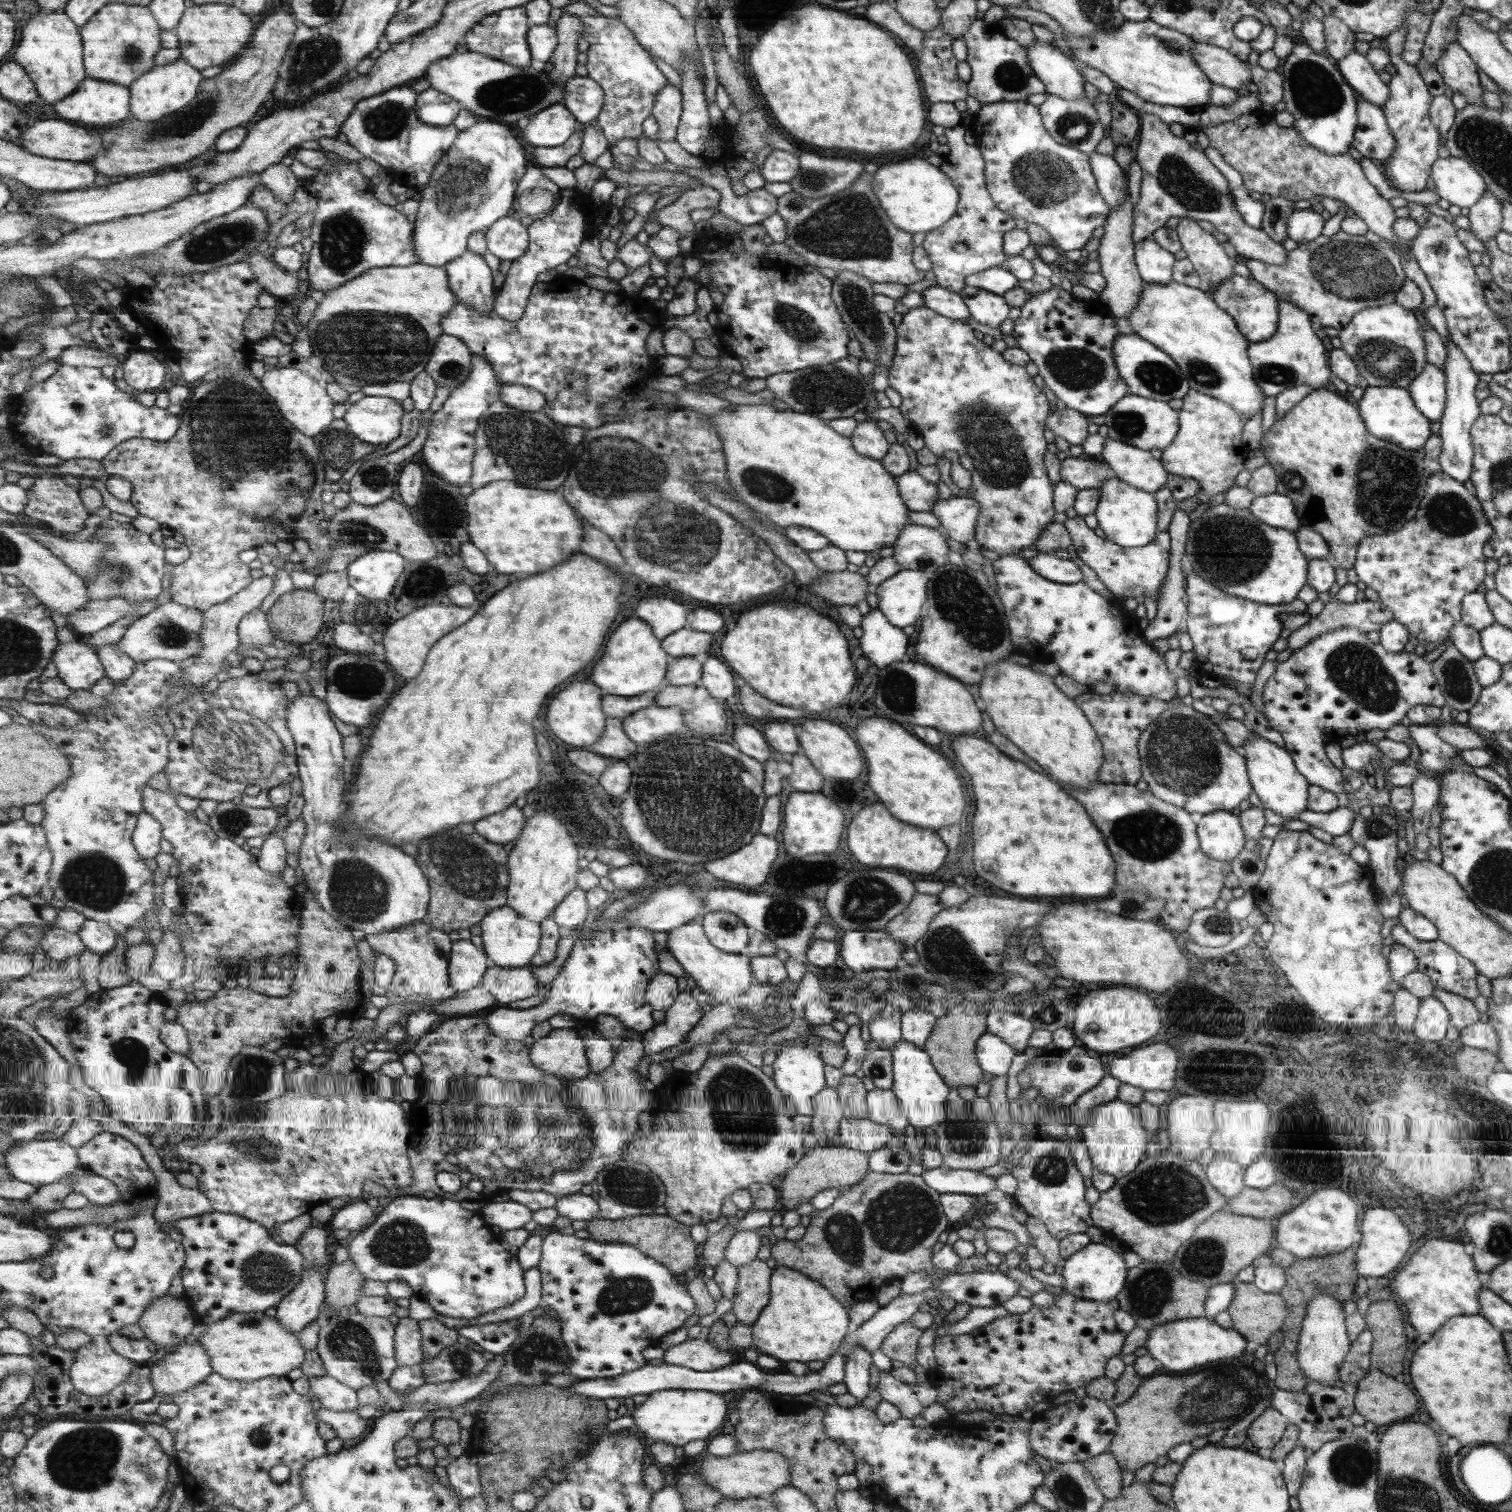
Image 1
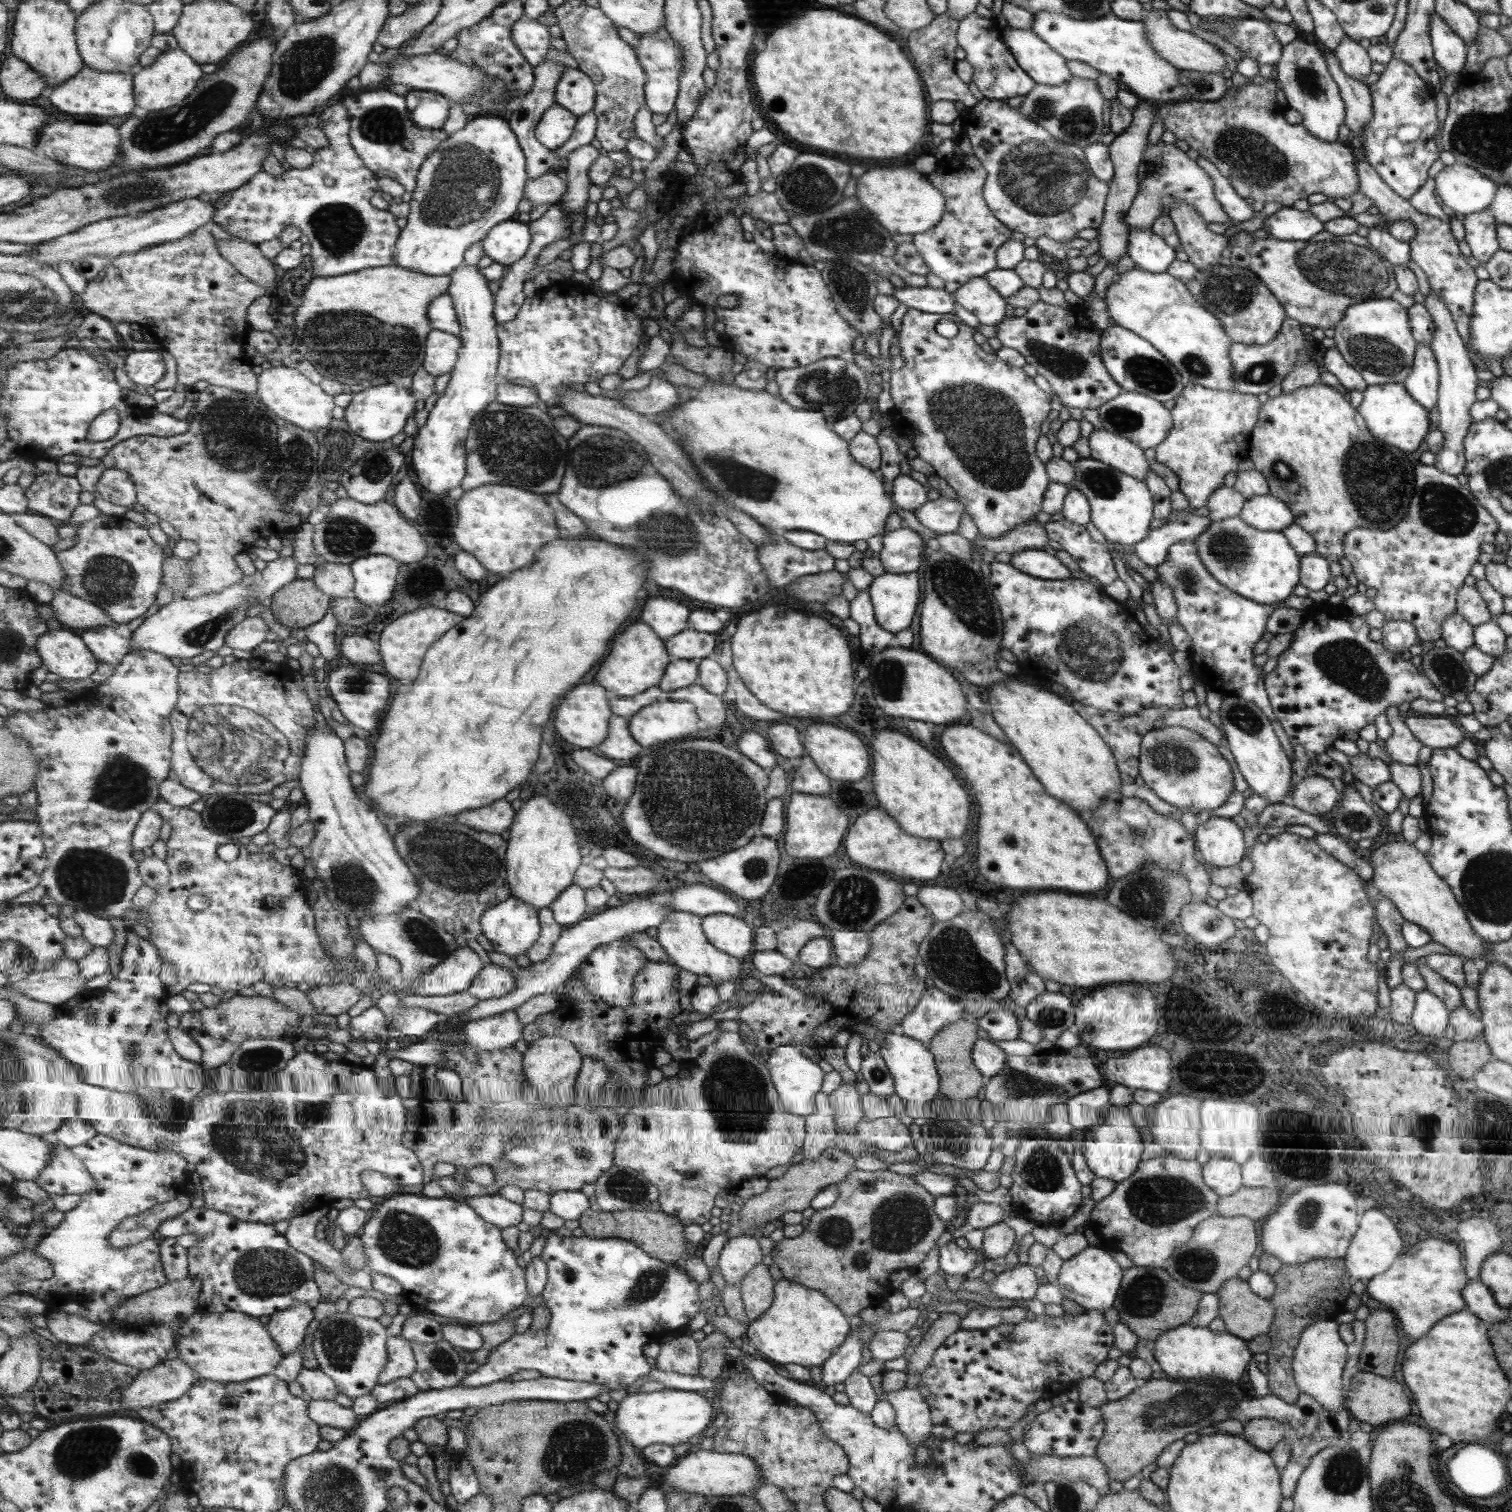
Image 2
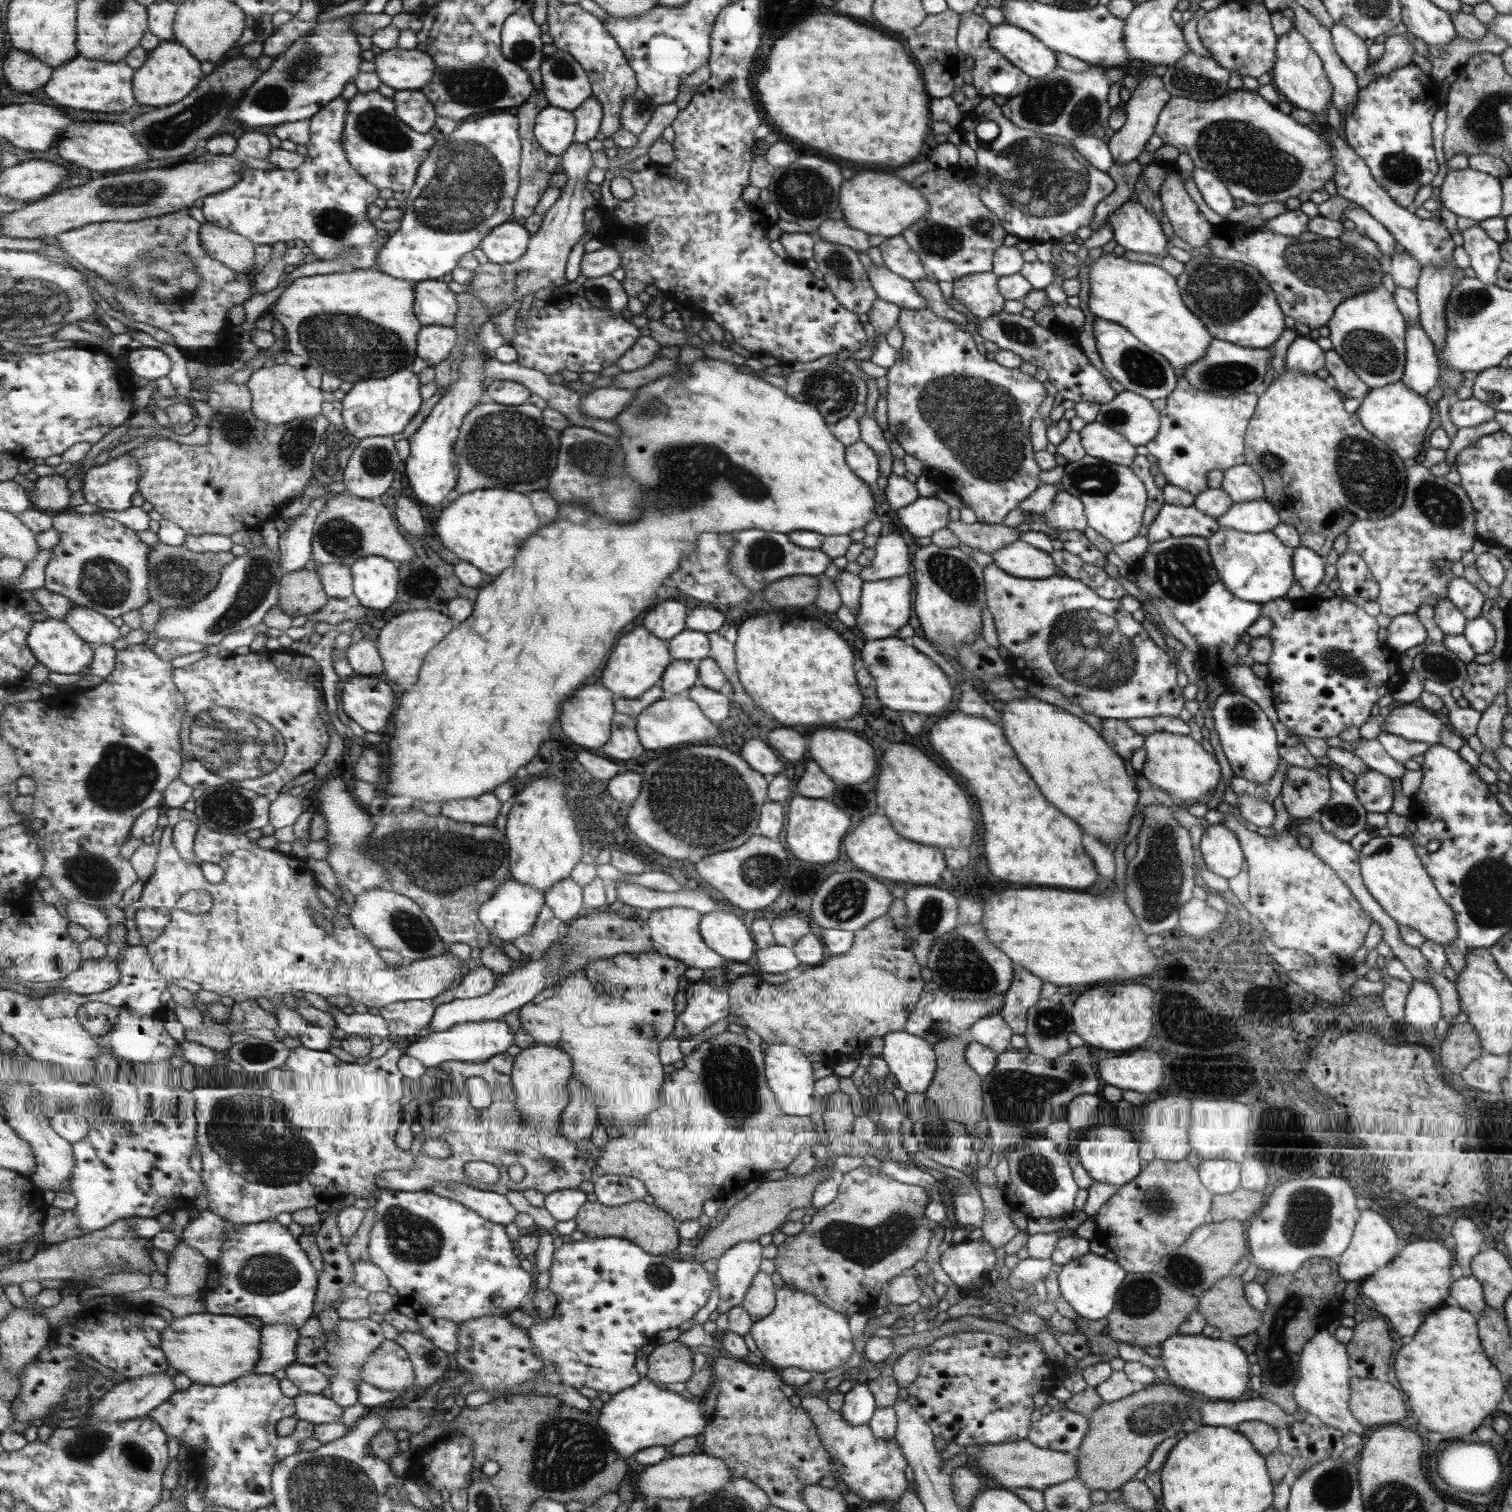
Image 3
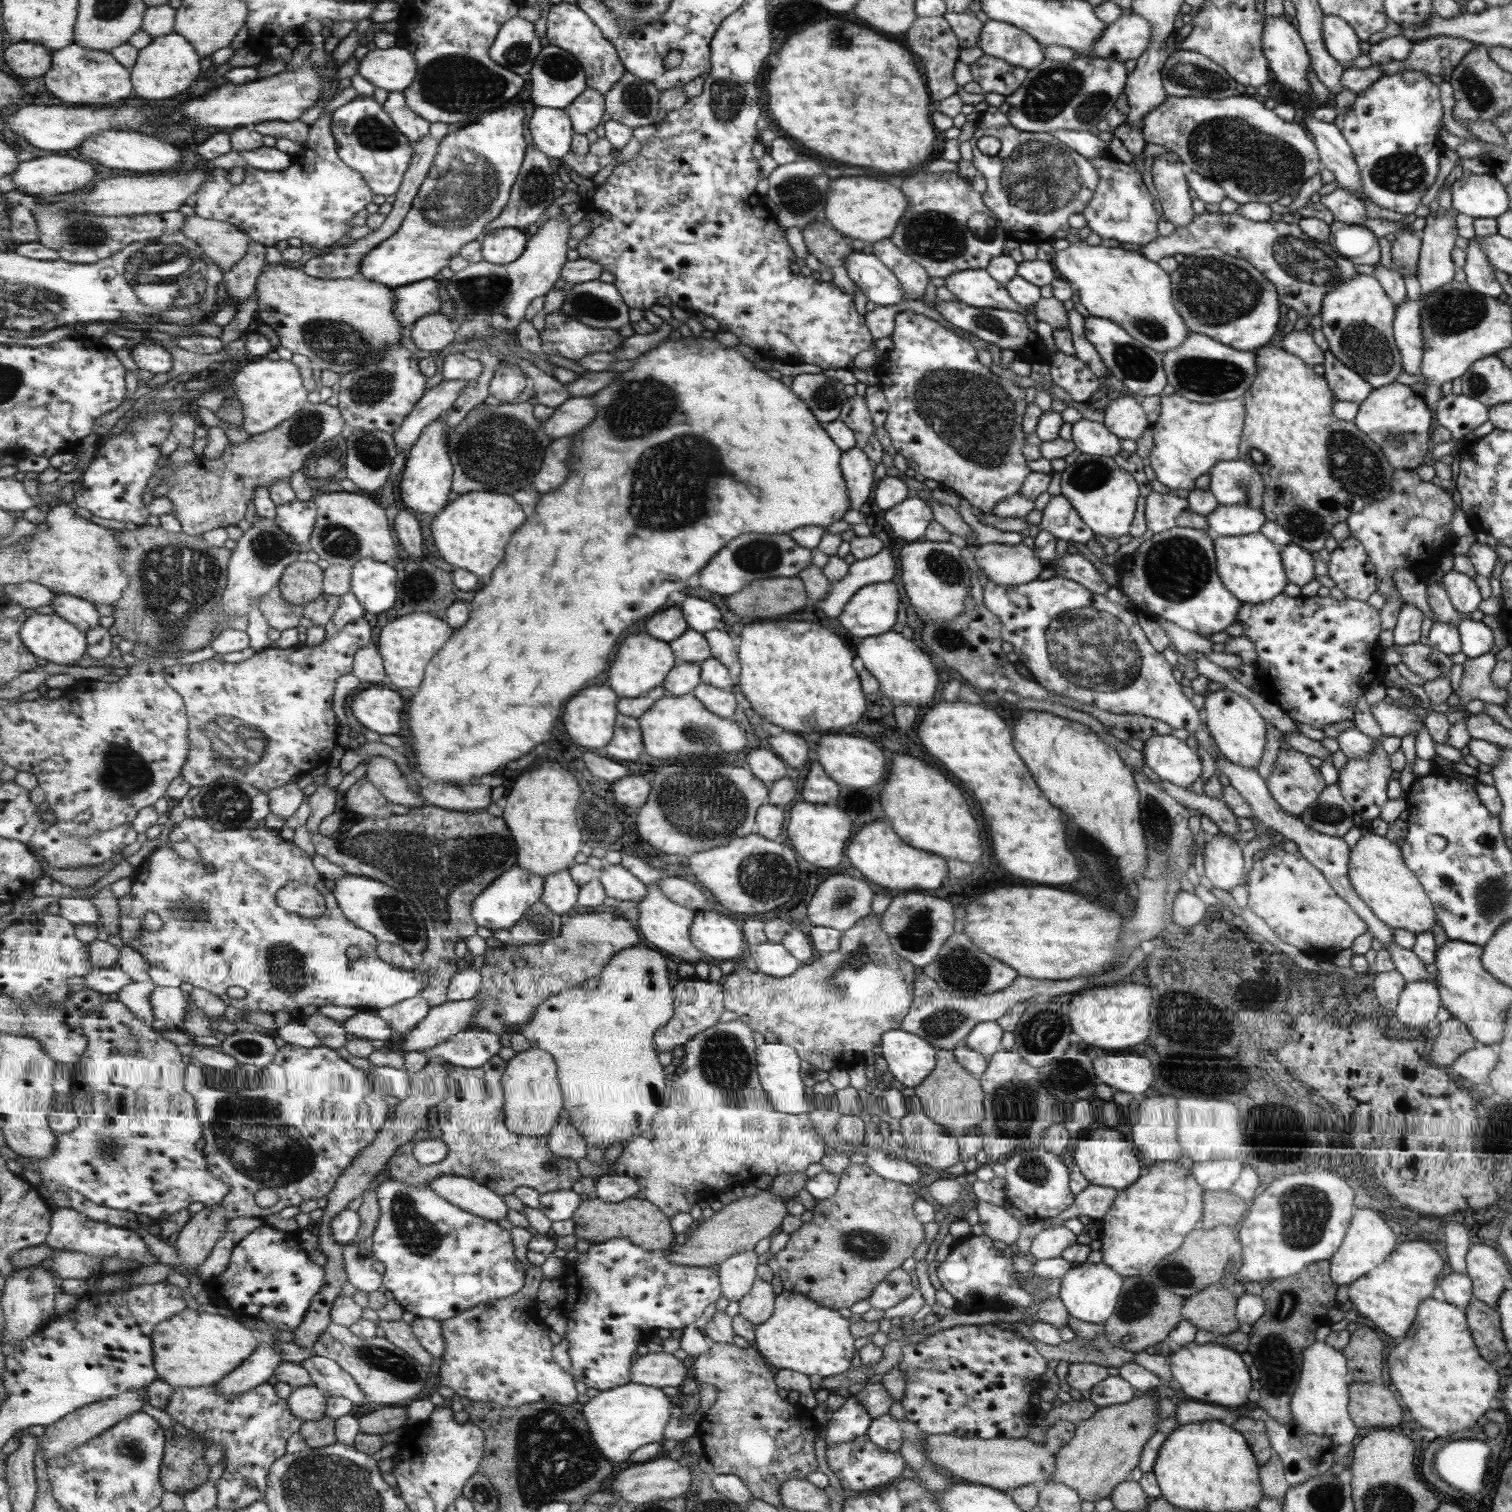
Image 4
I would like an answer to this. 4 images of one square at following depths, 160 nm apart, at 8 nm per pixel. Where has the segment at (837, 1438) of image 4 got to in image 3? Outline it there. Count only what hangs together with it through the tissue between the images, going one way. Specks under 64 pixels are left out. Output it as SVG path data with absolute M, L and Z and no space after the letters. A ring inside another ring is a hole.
M853 1383L852 1387L843 1395L843 1404L839 1410L843 1420L851 1426L867 1424L873 1417L874 1396L866 1383Z

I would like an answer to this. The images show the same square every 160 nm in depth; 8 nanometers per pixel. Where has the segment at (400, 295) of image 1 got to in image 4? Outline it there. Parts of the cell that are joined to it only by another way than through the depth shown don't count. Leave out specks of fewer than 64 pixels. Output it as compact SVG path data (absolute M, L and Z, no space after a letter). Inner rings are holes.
M267 262L256 282L257 315L264 324L268 324L277 332L281 346L291 353L305 356L322 371L332 370L344 375L358 366L371 364L375 356L384 354L387 348L401 346L403 325L394 315L396 305L394 290L395 288L389 288L380 282L367 280L362 274L353 278L321 280L309 276L302 269Z

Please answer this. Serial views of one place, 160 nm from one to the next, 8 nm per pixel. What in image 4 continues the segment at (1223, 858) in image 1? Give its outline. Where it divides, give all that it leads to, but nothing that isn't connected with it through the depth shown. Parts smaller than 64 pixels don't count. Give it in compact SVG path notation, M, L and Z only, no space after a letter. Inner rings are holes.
M1221 832L1208 836L1202 857L1204 876L1211 886L1225 892L1239 886L1243 878L1243 860L1237 843L1229 836Z

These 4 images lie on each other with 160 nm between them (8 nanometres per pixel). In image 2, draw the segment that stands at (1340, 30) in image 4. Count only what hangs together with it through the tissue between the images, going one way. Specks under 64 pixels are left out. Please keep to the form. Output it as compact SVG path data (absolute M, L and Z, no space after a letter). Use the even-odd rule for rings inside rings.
M1343 37L1334 48L1335 59L1338 61L1340 70L1349 78L1363 83L1371 73L1371 60L1367 57L1365 49L1358 42L1349 37Z

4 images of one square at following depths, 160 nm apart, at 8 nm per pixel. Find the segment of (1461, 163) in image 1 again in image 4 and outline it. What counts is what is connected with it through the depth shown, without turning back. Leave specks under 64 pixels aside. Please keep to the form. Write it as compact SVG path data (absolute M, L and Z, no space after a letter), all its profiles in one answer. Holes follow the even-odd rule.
M1471 174L1450 184L1451 207L1471 218L1494 218L1510 211L1506 187L1491 174Z

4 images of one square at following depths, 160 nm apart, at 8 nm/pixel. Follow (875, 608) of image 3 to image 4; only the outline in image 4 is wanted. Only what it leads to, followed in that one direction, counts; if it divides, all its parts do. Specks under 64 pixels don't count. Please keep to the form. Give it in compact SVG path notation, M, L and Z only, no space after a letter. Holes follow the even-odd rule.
M891 581L867 584L848 598L836 619L851 636L862 639L882 635L892 630L897 602L897 588Z

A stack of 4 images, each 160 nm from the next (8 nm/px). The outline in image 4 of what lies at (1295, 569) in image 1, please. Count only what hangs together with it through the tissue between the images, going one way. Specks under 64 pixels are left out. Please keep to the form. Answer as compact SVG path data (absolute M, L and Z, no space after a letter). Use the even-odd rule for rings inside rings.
M1259 532L1243 536L1213 536L1214 556L1217 560L1217 572L1222 584L1239 599L1239 603L1261 604L1271 600L1282 592L1287 584L1286 572L1282 566L1282 556L1275 544Z

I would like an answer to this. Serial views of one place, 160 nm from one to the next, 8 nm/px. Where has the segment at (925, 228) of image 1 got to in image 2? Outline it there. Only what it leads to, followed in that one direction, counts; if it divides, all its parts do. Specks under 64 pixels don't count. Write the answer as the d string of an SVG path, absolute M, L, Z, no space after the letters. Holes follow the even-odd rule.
M873 168L857 178L855 198L887 232L917 234L934 227L945 210L943 194L930 183L929 176L921 176L909 168Z

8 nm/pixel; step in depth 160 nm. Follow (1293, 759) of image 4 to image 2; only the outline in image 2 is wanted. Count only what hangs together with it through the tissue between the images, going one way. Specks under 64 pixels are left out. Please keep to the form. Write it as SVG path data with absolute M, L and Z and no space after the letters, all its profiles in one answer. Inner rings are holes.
M1317 775L1304 776L1292 786L1288 802L1297 810L1326 815L1337 806L1339 794L1329 779Z

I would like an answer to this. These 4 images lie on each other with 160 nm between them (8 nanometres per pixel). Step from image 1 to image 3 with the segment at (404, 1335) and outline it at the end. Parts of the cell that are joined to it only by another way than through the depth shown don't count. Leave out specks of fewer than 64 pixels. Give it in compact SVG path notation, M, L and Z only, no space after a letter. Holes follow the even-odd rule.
M385 1339L368 1356L360 1370L362 1380L381 1390L405 1392L416 1386L416 1372L409 1353L397 1340Z

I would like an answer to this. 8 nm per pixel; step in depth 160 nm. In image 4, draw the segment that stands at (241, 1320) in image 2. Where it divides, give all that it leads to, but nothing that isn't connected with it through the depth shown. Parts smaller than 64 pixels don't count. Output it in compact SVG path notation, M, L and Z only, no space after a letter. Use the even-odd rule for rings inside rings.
M189 1309L159 1323L155 1327L153 1337L154 1365L158 1378L173 1388L216 1385L224 1376L231 1374L238 1366L241 1366L261 1343L261 1337L237 1319L231 1320L221 1314L209 1314L209 1312Z

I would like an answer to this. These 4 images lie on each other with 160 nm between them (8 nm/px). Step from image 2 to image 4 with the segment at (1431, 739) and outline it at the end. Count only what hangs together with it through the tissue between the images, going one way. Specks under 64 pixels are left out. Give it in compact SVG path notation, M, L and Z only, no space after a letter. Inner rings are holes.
M1378 701L1371 704L1369 712L1373 716L1373 720L1377 722L1379 730L1383 736L1396 736L1401 738L1403 735L1416 732L1424 728L1422 718L1419 719L1415 713L1407 708L1400 708L1387 704L1384 701Z

